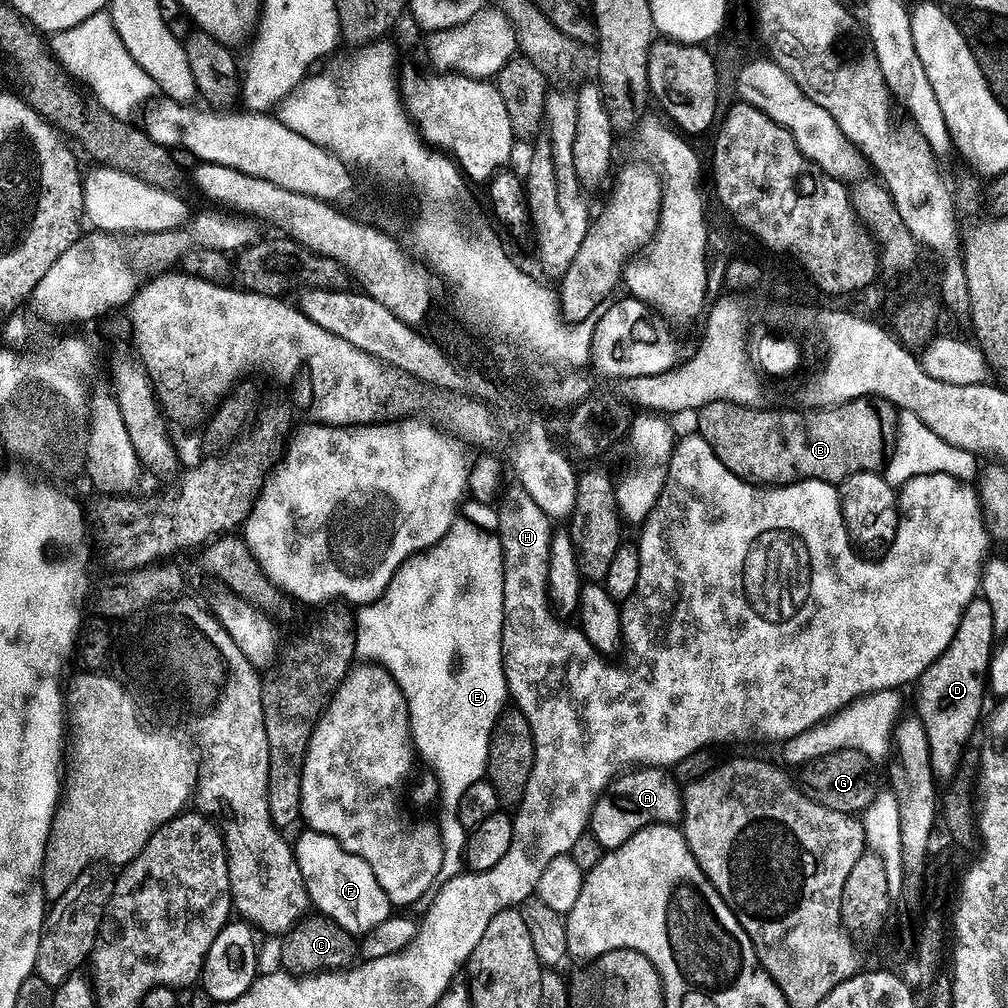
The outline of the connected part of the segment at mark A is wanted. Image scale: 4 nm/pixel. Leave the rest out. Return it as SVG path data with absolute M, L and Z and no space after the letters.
M641 767L639 770L629 771L627 774L621 775L596 801L596 807L592 810L590 832L605 850L620 848L626 842L630 842L630 838L634 838L634 834L638 834L644 828L651 828L654 824L676 826L681 823L684 814L682 788L681 785L676 785L674 777L668 775L672 774L662 768Z

